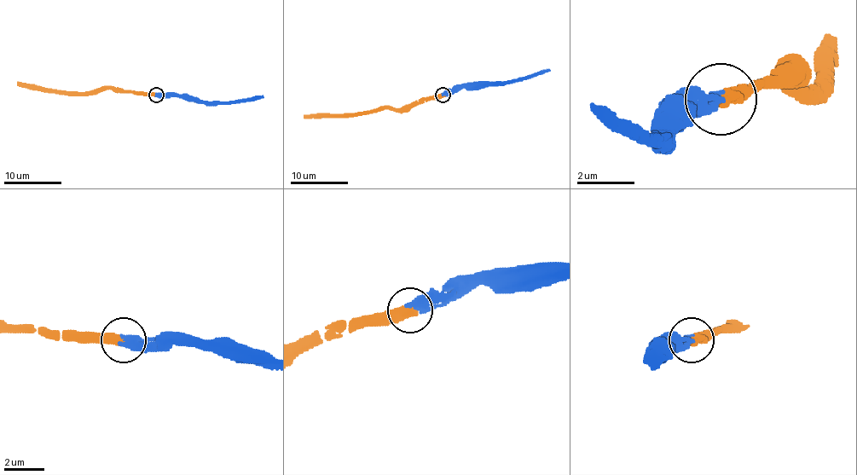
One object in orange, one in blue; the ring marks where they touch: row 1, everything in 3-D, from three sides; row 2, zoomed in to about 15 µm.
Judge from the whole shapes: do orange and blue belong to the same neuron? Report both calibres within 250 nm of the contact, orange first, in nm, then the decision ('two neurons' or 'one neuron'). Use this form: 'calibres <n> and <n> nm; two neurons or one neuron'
calibres 500 and 500 nm; one neuron

